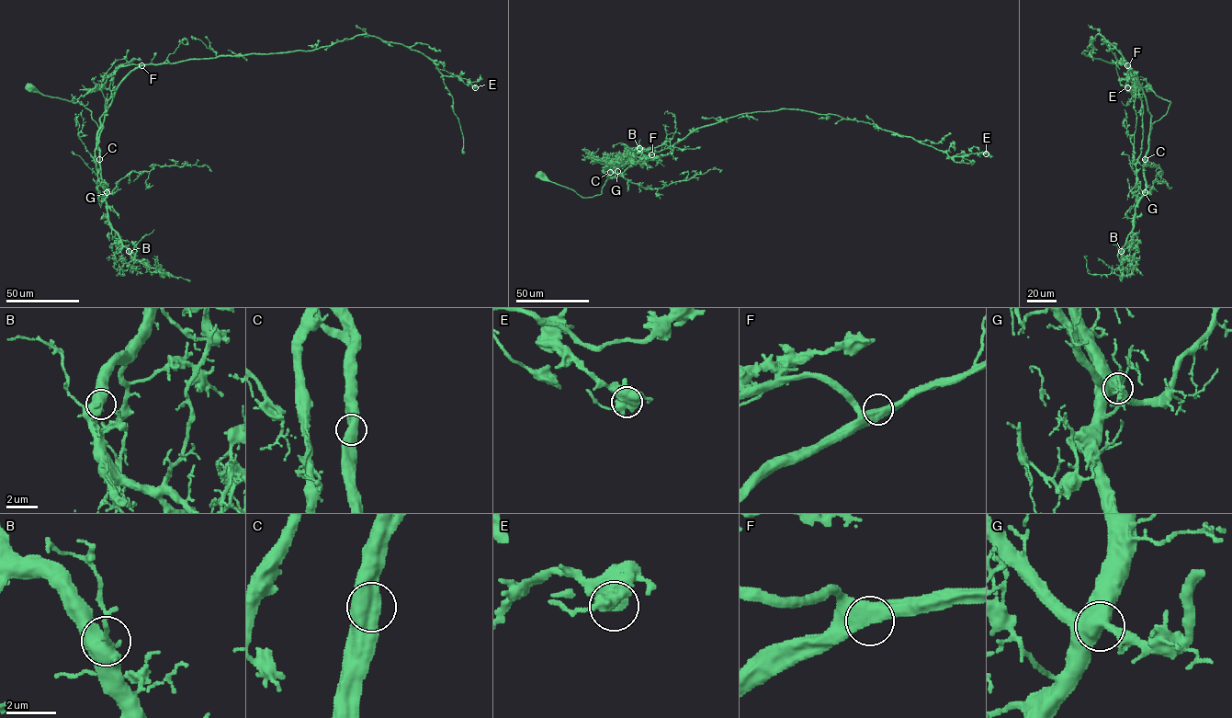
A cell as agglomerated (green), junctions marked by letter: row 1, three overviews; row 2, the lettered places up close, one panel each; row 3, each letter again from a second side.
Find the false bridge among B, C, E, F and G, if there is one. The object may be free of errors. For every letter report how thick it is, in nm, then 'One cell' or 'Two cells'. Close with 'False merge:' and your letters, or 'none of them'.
B: Thickness 550 nm. One cell
C: Thickness 600 nm. One cell
E: Thickness 600 nm. One cell
F: Thickness 600 nm. One cell
G: Thickness 500 nm. One cell
False merge: none of them

